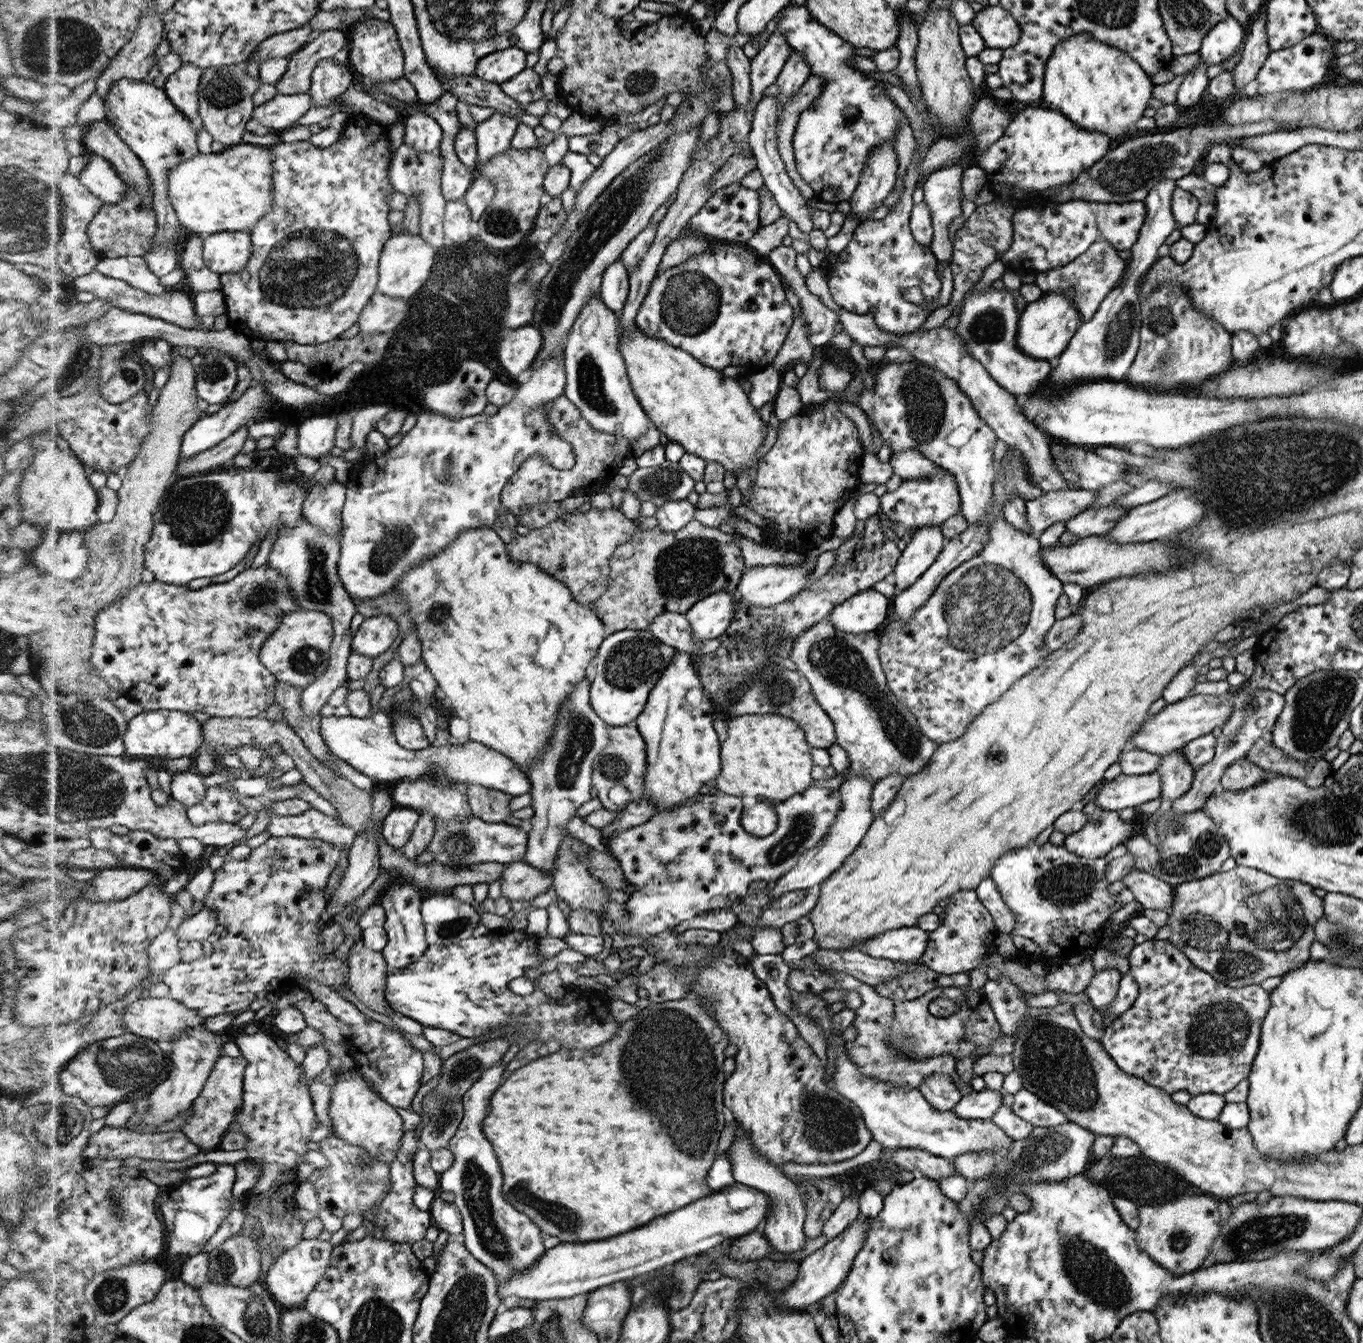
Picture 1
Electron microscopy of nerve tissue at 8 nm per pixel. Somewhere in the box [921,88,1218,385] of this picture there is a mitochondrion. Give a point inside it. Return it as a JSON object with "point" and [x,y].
{"point":[1116,177]}

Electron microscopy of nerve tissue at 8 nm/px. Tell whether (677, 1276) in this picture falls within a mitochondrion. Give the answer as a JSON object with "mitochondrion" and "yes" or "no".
{"mitochondrion":"yes"}

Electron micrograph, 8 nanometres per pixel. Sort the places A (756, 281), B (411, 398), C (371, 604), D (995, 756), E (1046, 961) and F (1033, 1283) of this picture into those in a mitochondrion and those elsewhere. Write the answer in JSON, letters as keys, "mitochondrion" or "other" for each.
{"A":"other","B":"other","C":"other","D":"other","E":"other","F":"other"}

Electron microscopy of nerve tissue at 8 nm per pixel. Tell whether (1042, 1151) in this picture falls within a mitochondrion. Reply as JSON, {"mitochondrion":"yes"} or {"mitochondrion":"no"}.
{"mitochondrion":"yes"}

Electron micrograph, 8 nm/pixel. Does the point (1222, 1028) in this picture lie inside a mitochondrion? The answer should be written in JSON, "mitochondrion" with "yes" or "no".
{"mitochondrion":"yes"}

